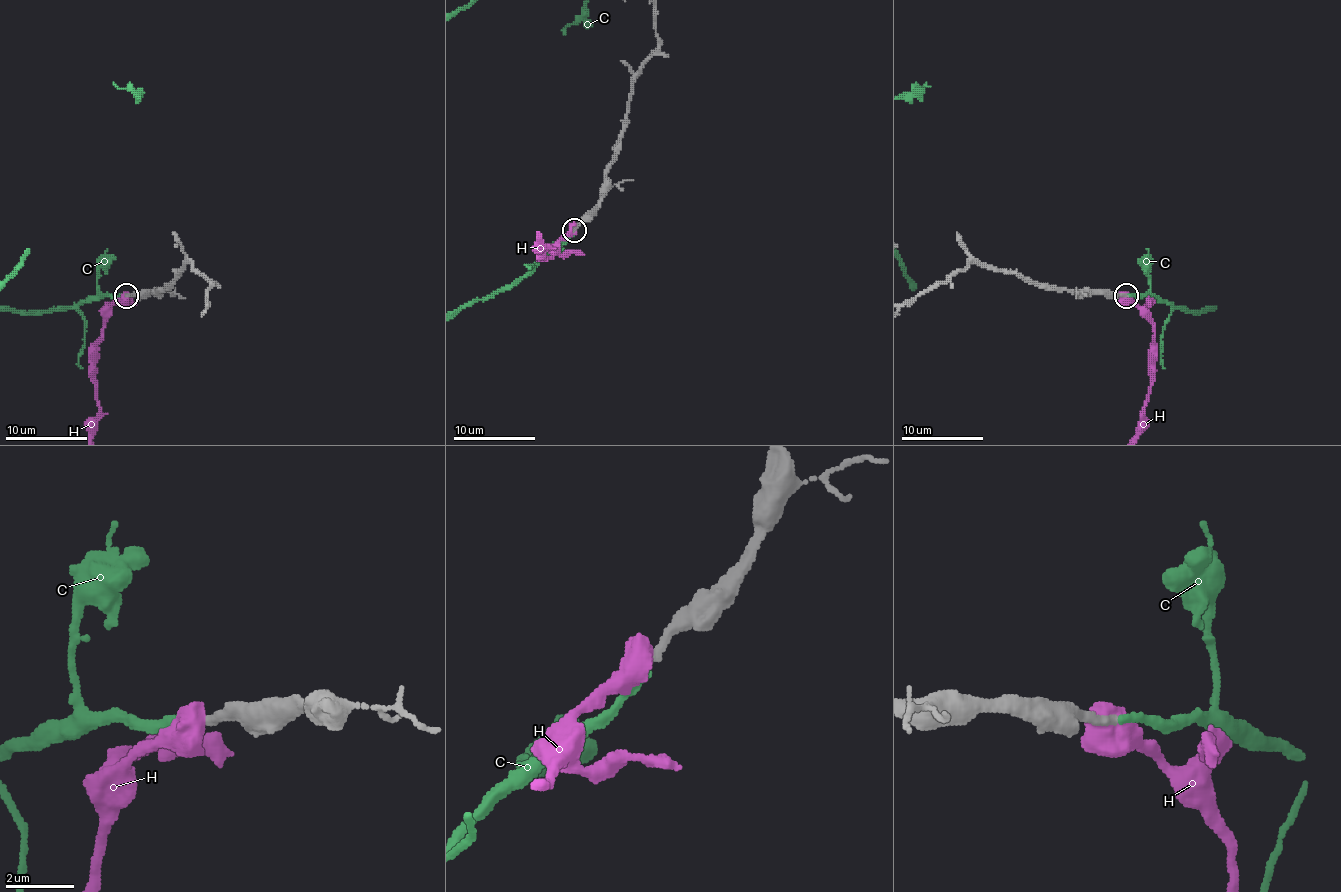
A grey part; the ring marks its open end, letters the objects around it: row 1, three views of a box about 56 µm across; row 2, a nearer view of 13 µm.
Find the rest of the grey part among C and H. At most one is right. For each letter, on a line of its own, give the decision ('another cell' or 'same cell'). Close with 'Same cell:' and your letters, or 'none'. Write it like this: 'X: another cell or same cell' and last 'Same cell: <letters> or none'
C: same cell
H: another cell
Same cell: C

